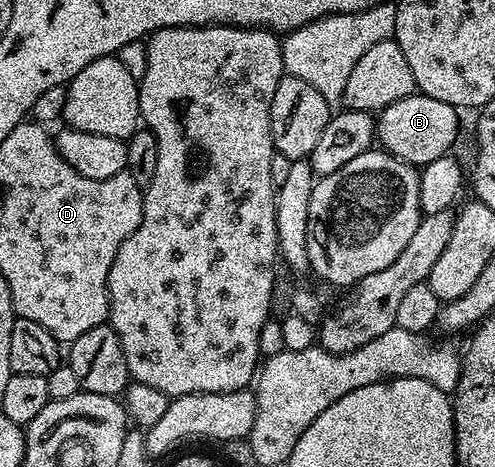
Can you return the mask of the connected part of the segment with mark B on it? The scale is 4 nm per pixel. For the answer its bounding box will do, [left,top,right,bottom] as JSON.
[378,92,460,168]

